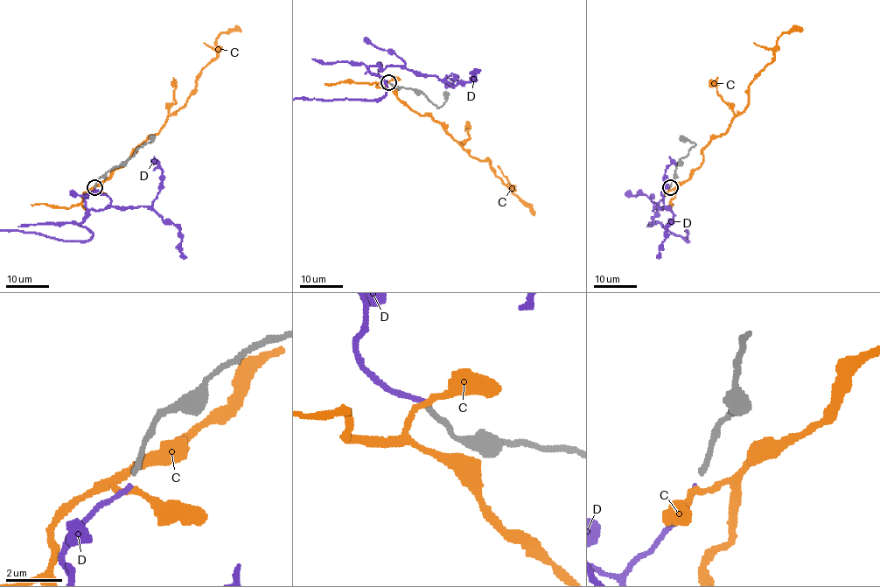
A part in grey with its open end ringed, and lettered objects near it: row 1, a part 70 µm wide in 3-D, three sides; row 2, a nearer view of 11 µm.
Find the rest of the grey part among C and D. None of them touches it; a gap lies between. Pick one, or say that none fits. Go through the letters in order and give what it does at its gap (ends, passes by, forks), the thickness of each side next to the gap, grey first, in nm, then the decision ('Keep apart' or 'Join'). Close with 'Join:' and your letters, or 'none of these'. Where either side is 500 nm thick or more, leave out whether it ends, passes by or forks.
C: It passes by. Thickness 190 nm (grey) against 200 nm. Keep apart
D: It ends there. Thickness 190 nm (grey) against 160 nm. Join
Join: D

